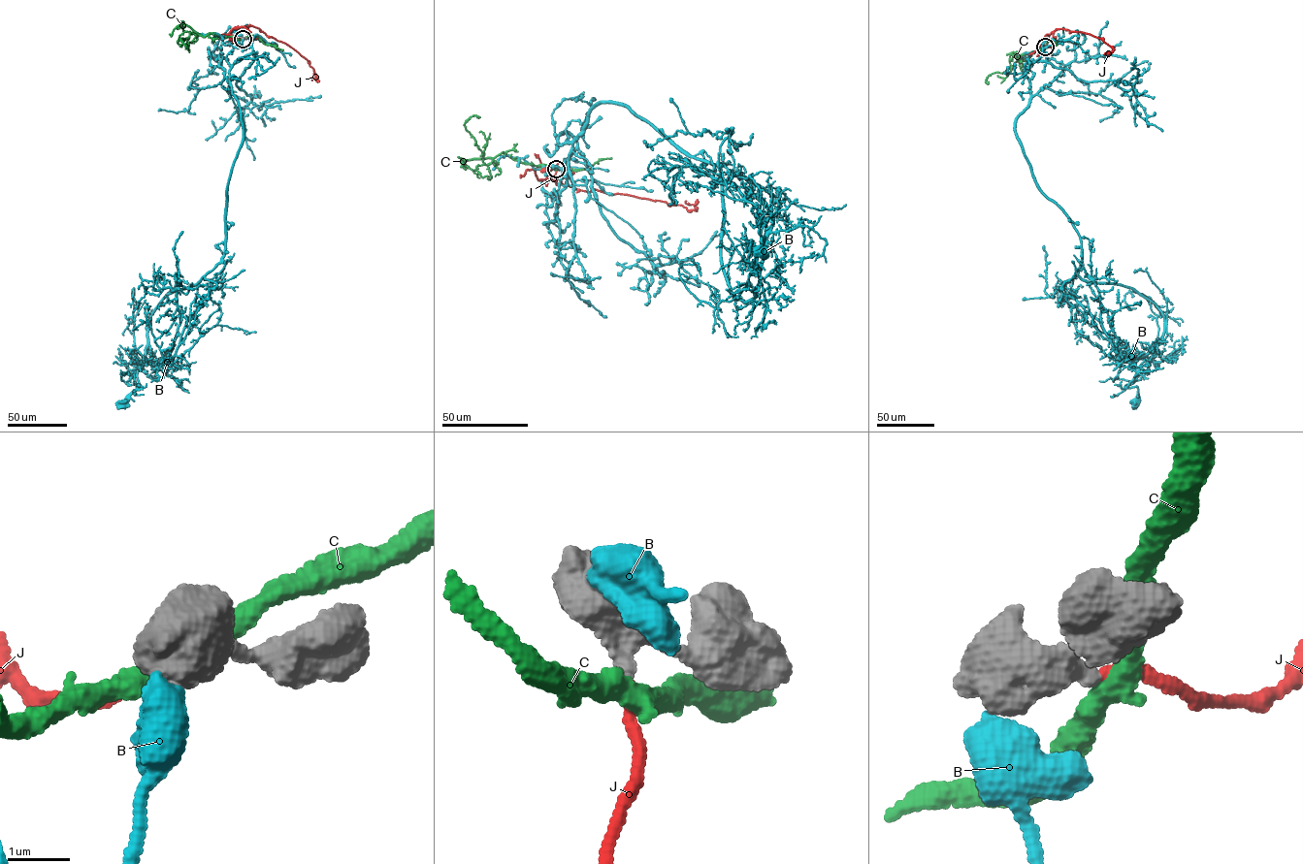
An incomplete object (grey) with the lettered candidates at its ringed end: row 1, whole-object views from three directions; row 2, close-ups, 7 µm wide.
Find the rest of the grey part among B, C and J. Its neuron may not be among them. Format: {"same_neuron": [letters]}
{"same_neuron": ["J"]}

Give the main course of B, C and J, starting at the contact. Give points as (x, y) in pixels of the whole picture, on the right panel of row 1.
B: (1043, 48), (1024, 66), (1015, 134), (1079, 236), (1078, 274), (1133, 288), (1162, 315), (1127, 386), (1135, 403)
C: (1045, 47), (1032, 53), (1021, 55), (1008, 70), (988, 76), (986, 80), (989, 81)
J: (1045, 47), (1049, 46), (1042, 51), (1037, 48), (1051, 33), (1062, 28), (1100, 38), (1113, 49), (1104, 54)

